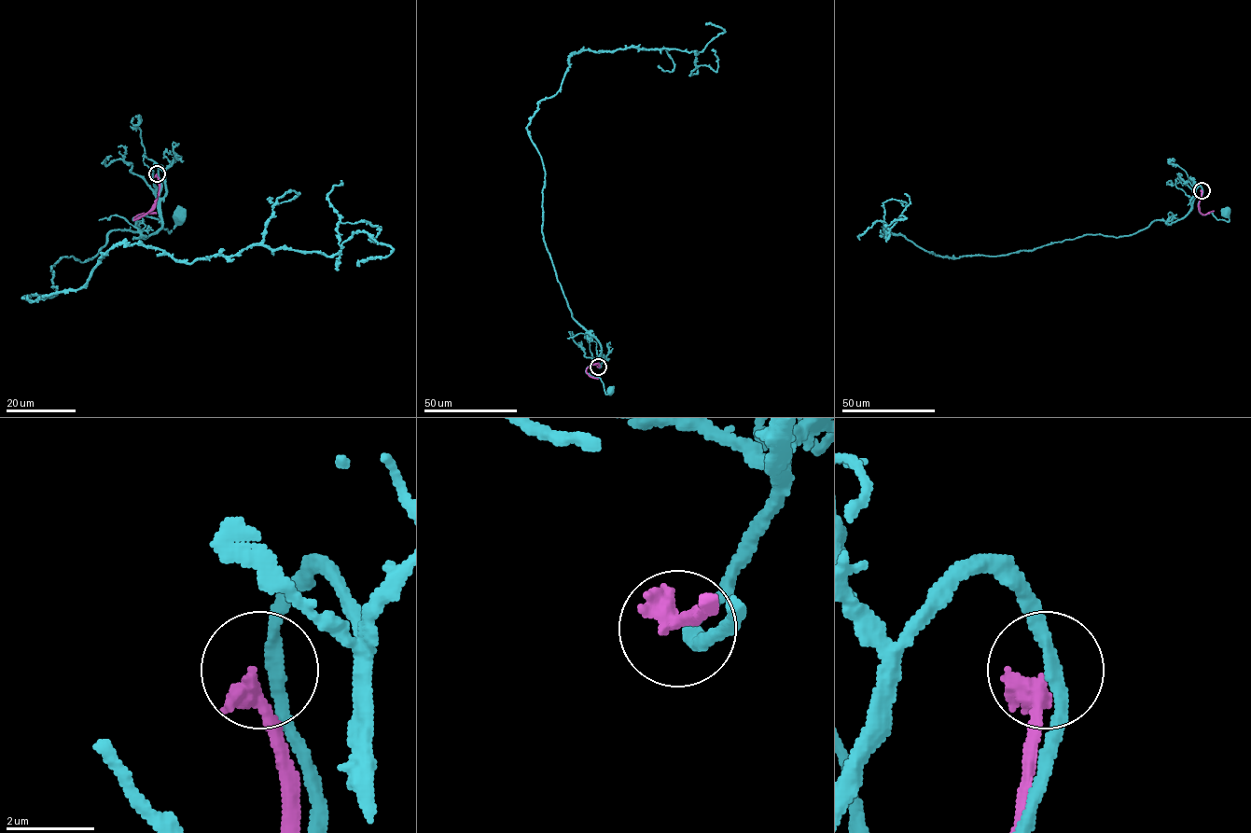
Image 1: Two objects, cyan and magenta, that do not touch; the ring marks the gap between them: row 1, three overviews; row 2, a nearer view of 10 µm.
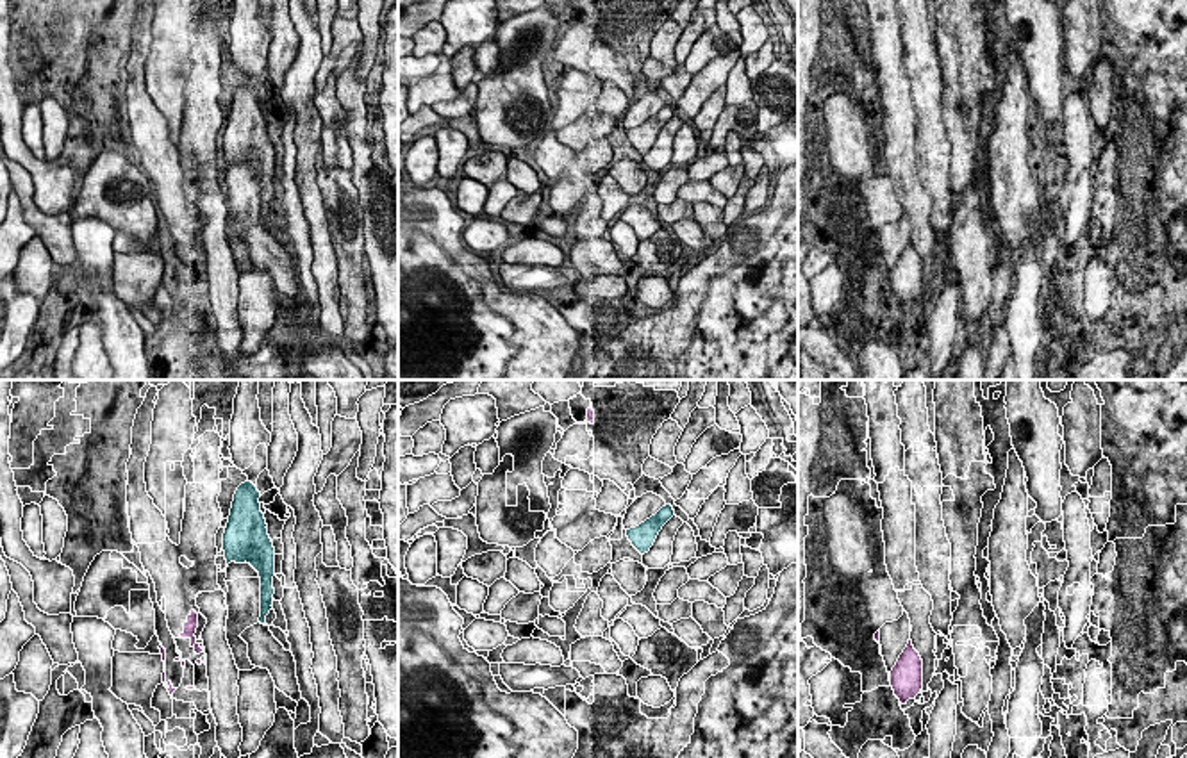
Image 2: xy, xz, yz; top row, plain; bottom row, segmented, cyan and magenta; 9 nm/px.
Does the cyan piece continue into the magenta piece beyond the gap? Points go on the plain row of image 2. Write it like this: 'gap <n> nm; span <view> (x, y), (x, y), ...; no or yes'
gap 500 nm; span xy (227, 164), (193, 211); no

